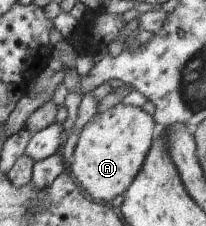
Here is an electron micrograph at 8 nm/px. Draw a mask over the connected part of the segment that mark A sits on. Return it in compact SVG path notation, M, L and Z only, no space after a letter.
M120 102L98 116L94 115L84 125L68 170L74 173L86 196L96 202L111 203L118 195L123 195L140 173L158 130L153 116L142 107Z

